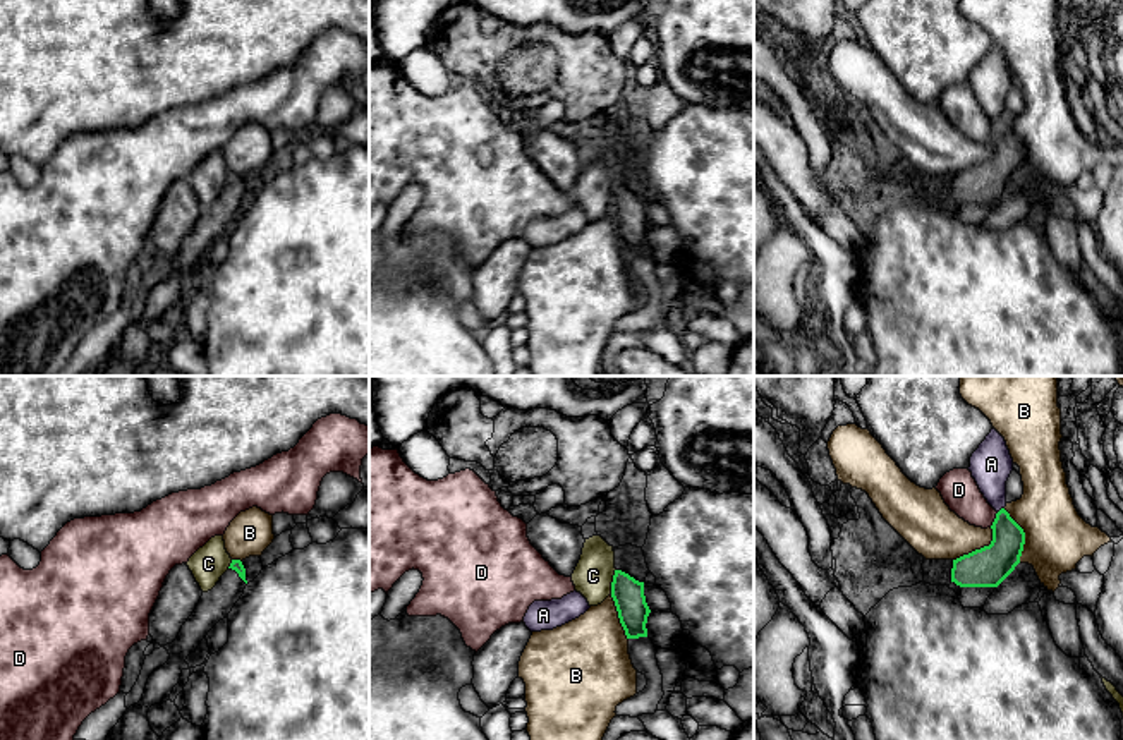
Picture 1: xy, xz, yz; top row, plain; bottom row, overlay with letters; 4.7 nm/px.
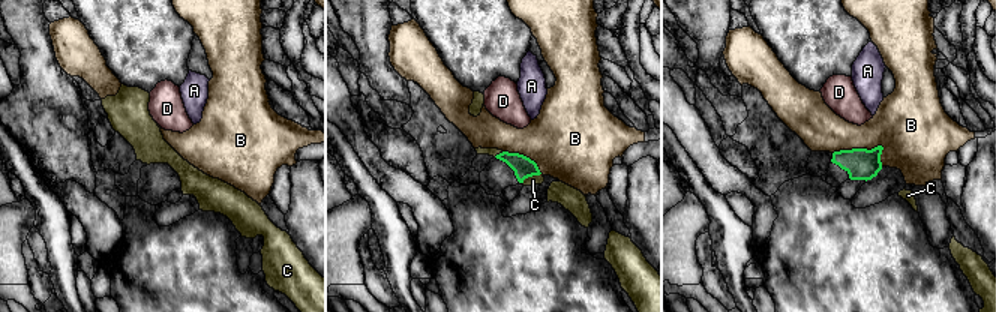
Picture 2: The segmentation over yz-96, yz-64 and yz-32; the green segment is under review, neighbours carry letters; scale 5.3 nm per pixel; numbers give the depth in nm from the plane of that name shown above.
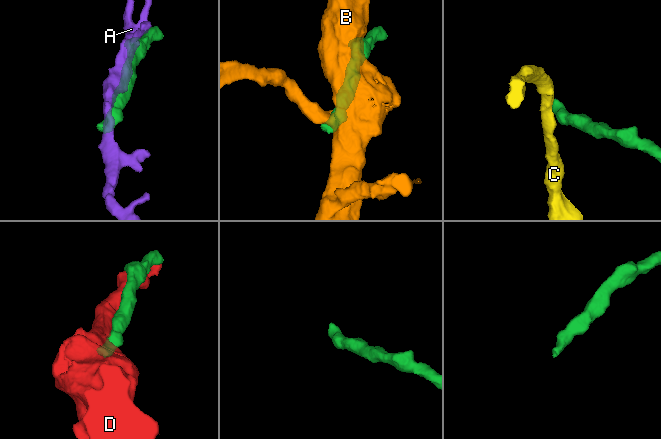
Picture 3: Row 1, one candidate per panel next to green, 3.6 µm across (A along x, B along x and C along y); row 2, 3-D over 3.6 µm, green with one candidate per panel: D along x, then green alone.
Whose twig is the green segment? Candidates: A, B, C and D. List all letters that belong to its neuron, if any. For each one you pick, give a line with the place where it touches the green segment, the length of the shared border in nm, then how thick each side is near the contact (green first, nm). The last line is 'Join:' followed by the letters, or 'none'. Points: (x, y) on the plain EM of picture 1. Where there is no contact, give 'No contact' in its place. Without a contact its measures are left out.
Join: none

